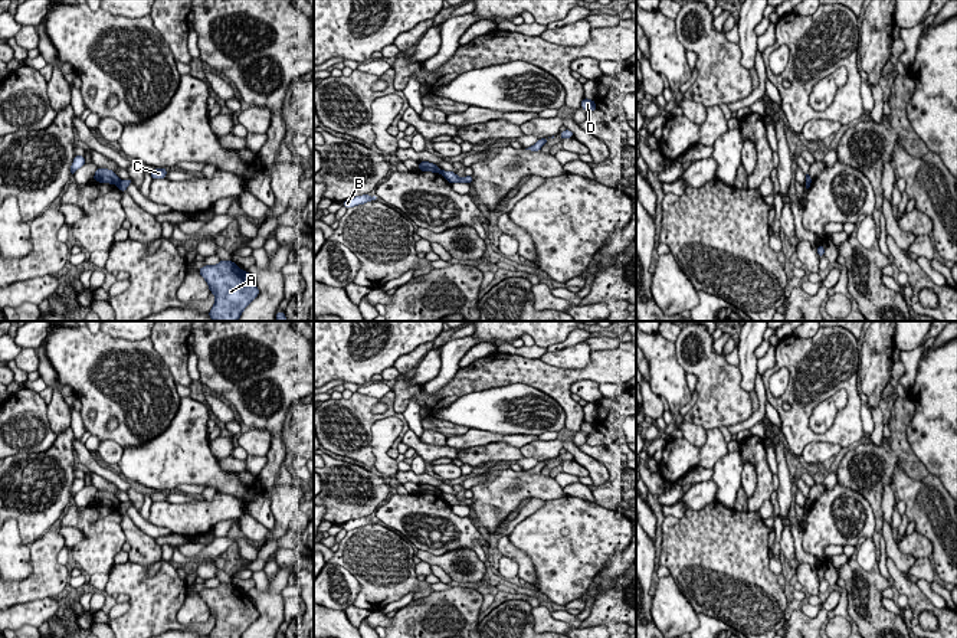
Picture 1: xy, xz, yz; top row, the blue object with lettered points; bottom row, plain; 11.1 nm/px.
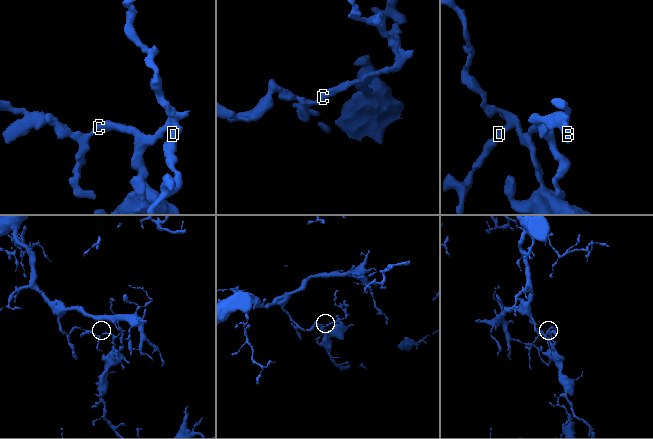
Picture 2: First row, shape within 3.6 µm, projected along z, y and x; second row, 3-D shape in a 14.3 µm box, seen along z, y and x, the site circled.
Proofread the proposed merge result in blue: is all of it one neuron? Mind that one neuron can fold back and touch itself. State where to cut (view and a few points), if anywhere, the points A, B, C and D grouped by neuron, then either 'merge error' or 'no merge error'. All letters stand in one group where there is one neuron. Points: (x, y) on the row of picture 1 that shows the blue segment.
xy (120, 180), (117, 185) | A C D / B | merge error

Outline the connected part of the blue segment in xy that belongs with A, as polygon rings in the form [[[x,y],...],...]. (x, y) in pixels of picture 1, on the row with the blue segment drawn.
[[[233,261],[204,265],[199,274],[214,294],[214,305],[209,311],[213,321],[237,321],[243,310],[259,295],[250,274]]]

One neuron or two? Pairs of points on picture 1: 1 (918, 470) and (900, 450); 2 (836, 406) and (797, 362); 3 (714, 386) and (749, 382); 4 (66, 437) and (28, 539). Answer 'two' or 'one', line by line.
1: one
2: two
3: two
4: one

